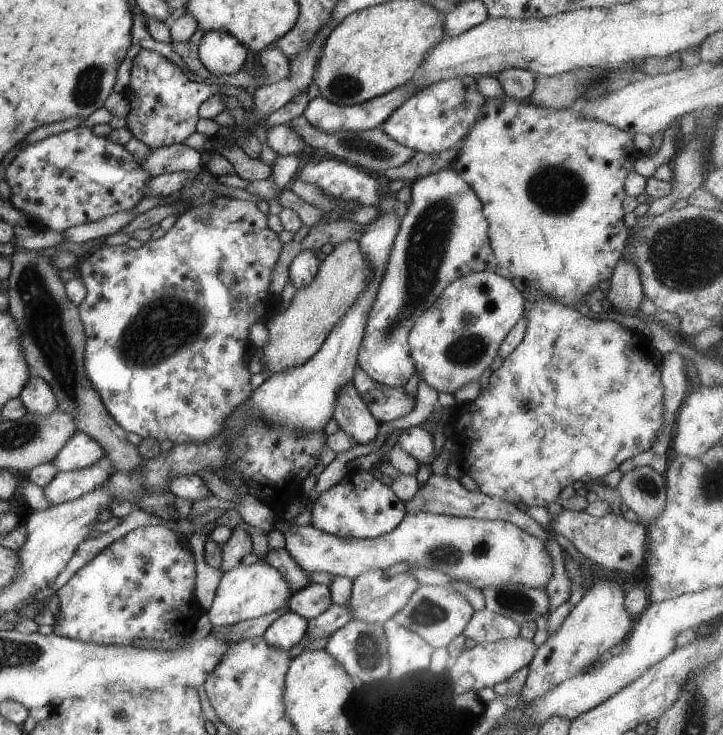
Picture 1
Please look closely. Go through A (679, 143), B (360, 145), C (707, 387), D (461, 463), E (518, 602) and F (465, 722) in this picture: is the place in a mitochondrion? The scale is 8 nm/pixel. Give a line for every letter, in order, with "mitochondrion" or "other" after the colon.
A: other
B: mitochondrion
C: other
D: other
E: mitochondrion
F: other

